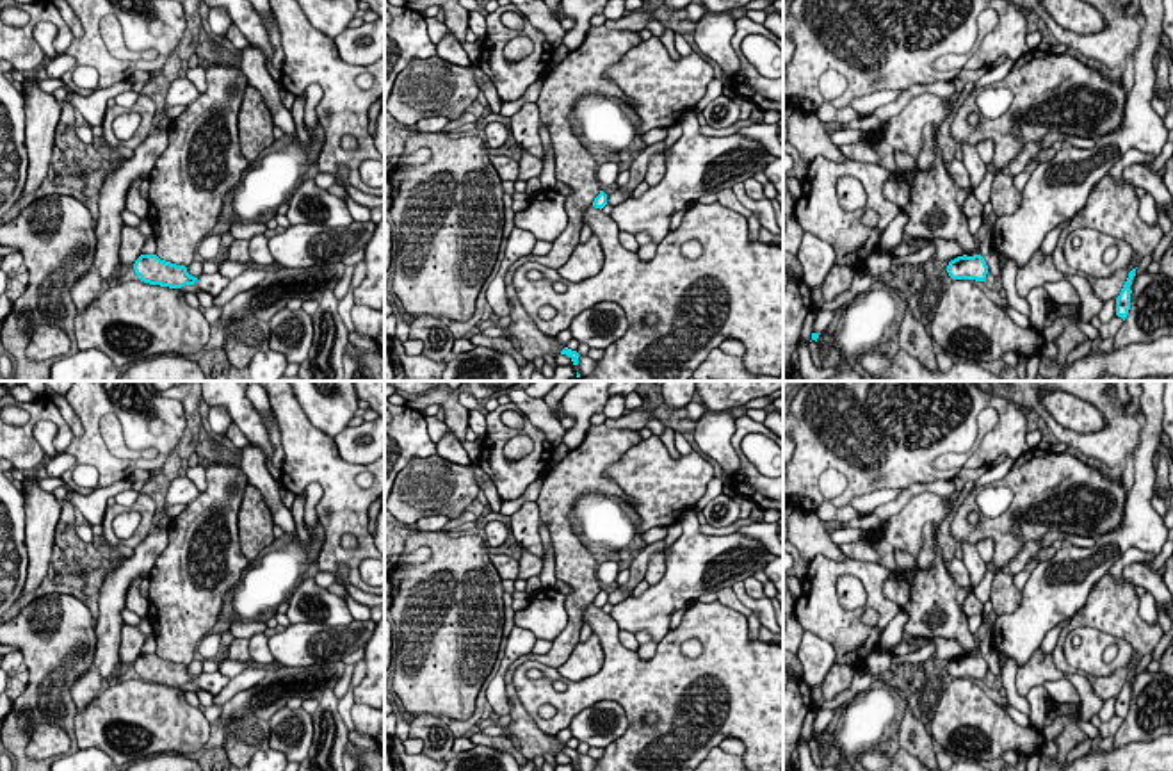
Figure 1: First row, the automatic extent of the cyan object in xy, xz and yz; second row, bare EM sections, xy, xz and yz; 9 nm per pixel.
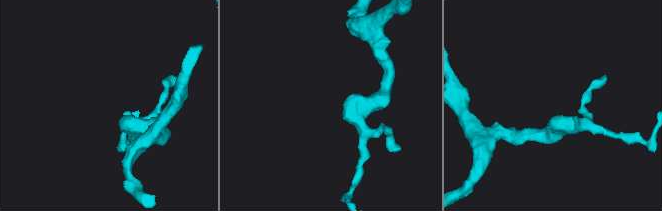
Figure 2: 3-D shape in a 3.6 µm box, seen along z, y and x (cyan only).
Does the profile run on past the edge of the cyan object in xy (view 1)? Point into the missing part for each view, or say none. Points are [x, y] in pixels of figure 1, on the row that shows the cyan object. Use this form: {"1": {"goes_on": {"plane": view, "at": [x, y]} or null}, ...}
{"1": {"goes_on": null}}

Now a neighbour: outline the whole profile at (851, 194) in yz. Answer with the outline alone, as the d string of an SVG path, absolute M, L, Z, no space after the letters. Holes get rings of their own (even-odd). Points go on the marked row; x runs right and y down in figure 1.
M840 176L837 182L837 196L845 212L854 212L867 203L865 189L856 176Z

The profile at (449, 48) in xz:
M449 32L438 41L436 52L438 52L438 57L445 59L447 62L465 66L465 68L472 66L472 61L468 59L459 39L452 32Z

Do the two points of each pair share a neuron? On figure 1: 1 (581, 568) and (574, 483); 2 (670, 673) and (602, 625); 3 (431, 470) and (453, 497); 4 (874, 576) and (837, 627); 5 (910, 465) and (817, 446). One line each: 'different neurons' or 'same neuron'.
1: same neuron
2: same neuron
3: same neuron
4: same neuron
5: same neuron

